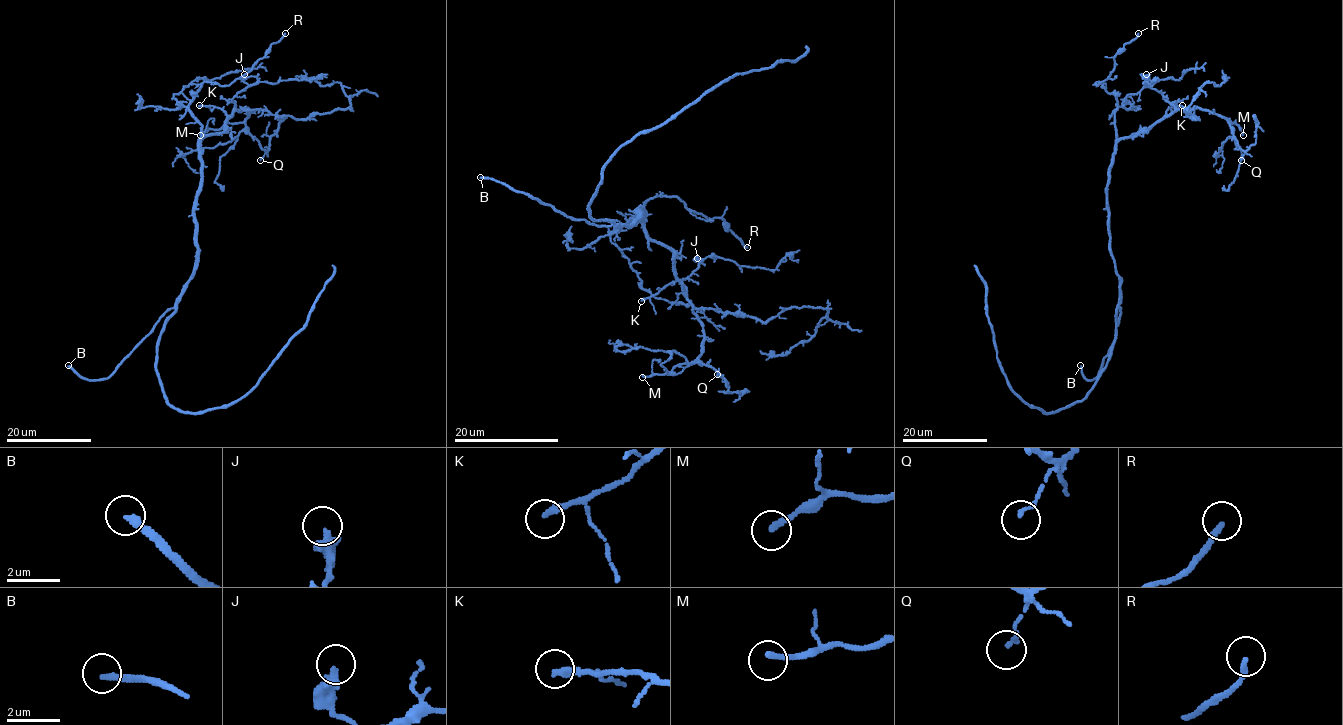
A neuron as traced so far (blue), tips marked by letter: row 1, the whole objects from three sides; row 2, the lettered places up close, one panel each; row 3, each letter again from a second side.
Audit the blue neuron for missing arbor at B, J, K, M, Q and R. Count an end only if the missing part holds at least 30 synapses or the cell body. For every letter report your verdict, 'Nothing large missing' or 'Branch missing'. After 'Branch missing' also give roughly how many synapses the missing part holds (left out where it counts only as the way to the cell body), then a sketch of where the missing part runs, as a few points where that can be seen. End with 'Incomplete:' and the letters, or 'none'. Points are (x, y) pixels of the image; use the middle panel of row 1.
B: Branch missing
J: Nothing large missing
K: Nothing large missing
M: Branch missing. Roughly 30 synapses
Q: Nothing large missing
R: Nothing large missing
Incomplete: B, M

